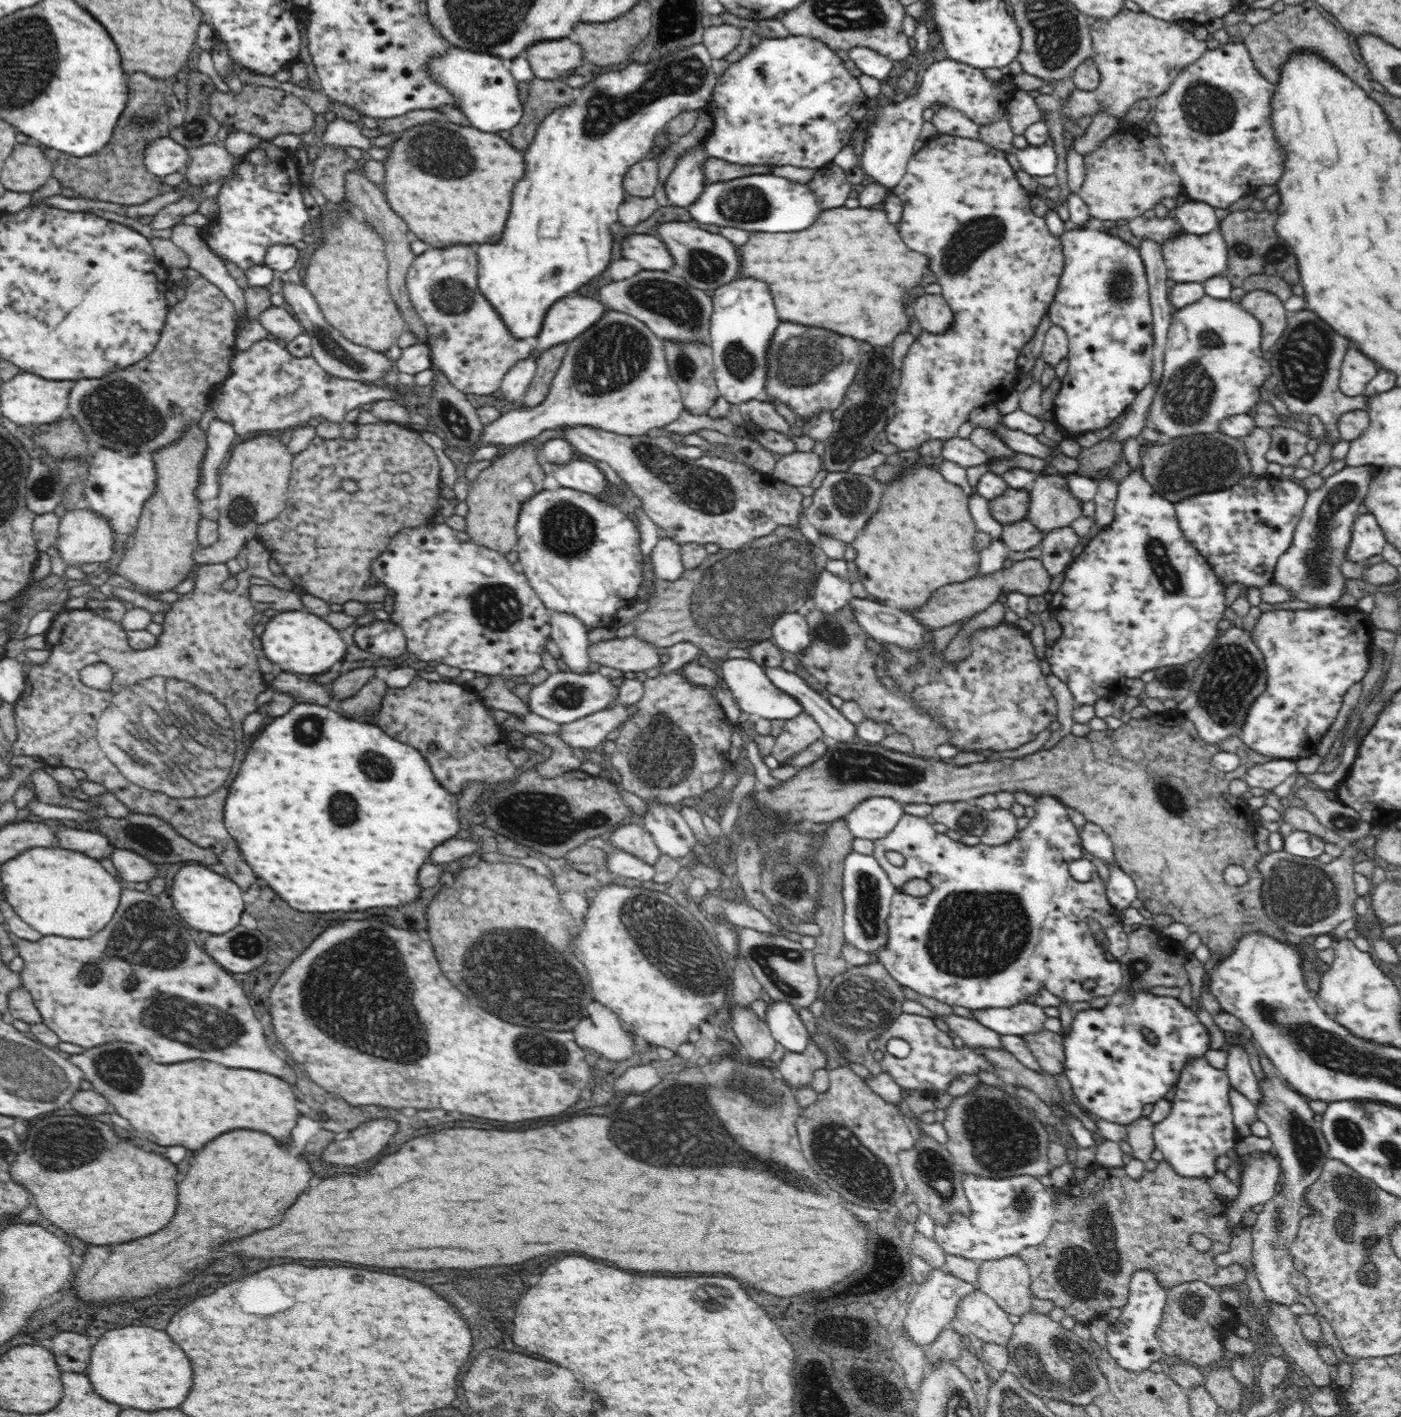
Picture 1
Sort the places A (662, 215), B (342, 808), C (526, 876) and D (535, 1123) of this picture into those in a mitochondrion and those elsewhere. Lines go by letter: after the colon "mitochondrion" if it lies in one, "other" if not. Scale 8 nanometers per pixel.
A: other
B: mitochondrion
C: other
D: other

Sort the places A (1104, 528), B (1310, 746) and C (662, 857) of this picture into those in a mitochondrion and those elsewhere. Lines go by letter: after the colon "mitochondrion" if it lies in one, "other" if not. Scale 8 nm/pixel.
A: other
B: other
C: other

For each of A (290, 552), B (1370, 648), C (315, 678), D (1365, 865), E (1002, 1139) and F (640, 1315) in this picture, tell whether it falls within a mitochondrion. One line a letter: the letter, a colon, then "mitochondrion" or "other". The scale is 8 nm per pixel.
A: other
B: other
C: other
D: other
E: mitochondrion
F: other

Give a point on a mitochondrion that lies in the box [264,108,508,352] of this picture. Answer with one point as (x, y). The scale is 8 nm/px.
(439, 152)

